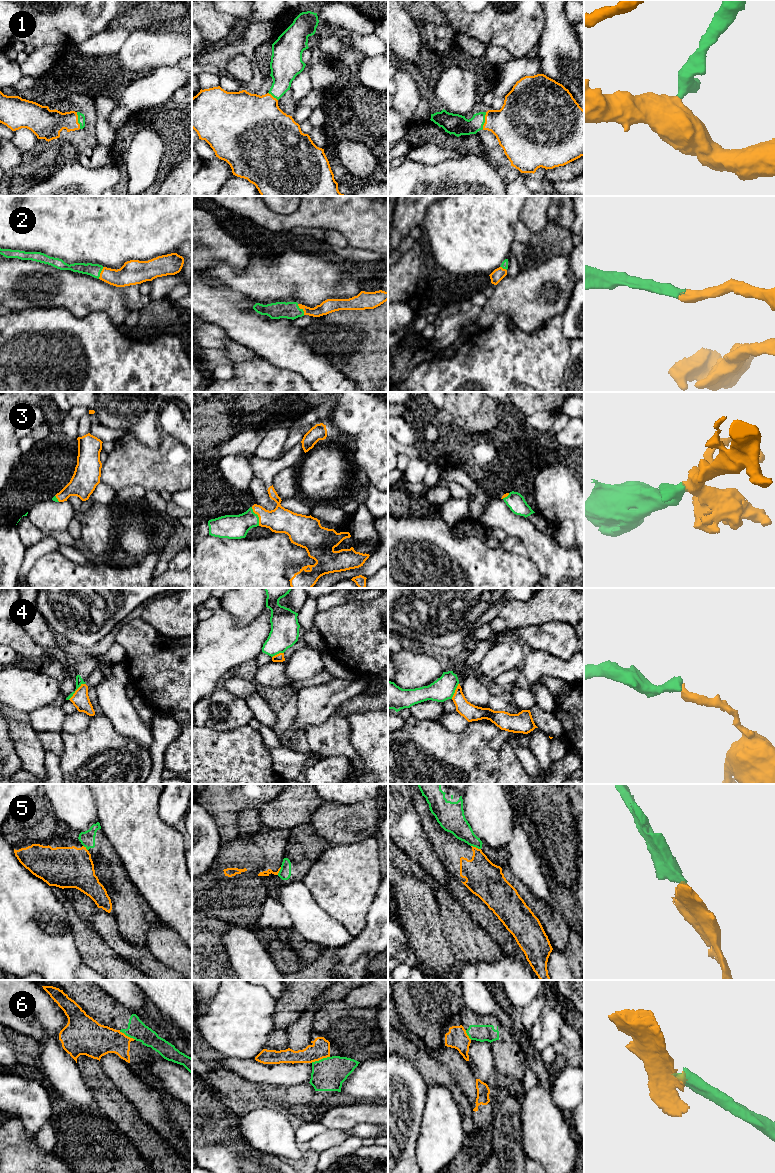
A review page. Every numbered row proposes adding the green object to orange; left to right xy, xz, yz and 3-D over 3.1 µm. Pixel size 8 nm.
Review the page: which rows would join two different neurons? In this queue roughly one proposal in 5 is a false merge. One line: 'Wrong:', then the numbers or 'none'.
Wrong: 4, 5, 6

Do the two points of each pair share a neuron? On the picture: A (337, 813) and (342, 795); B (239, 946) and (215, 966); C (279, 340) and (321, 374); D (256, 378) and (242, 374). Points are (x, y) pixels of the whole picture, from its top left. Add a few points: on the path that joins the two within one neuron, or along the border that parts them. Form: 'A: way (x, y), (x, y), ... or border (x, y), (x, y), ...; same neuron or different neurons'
A: border (363, 800), (349, 804), (324, 802); different neurons
B: border (227, 931), (222, 936), (222, 944), (233, 969); different neurons
C: way (289, 350), (311, 366); same neuron
D: way (253, 378), (245, 374); same neuron

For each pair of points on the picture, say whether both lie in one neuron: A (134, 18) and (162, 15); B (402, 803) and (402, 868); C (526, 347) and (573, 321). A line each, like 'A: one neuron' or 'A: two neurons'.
A: one neuron
B: two neurons
C: two neurons

